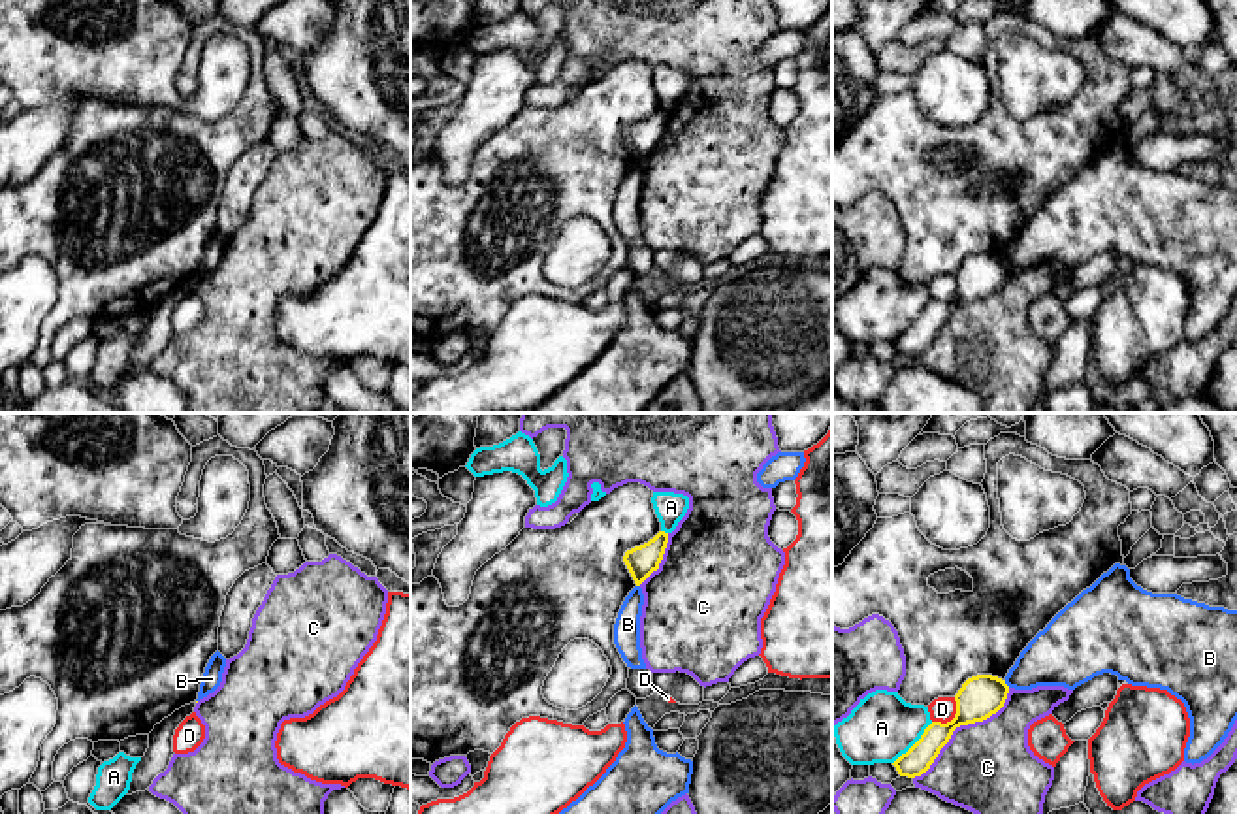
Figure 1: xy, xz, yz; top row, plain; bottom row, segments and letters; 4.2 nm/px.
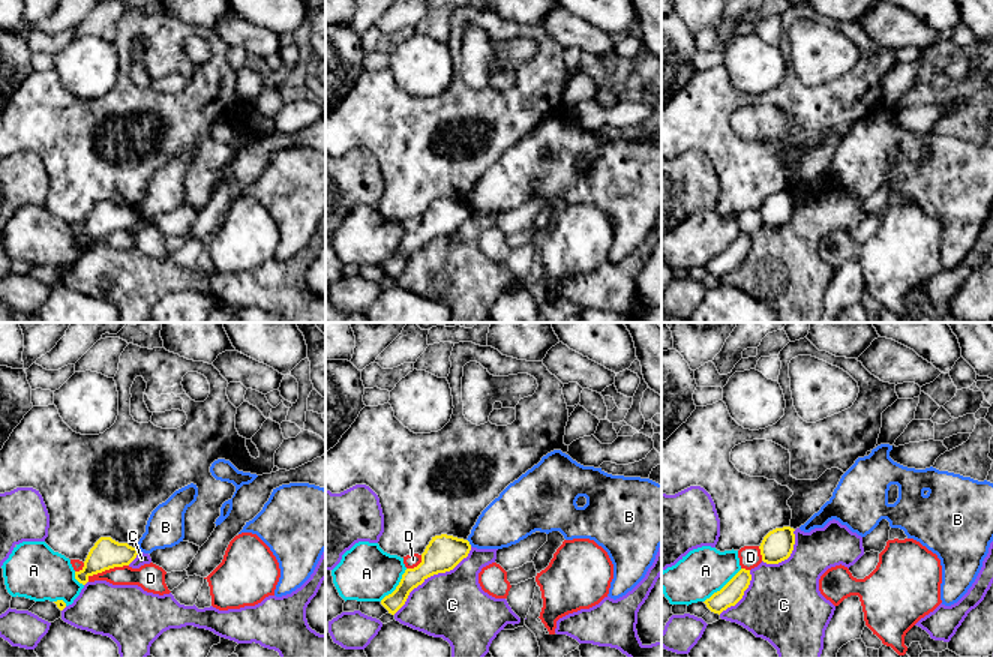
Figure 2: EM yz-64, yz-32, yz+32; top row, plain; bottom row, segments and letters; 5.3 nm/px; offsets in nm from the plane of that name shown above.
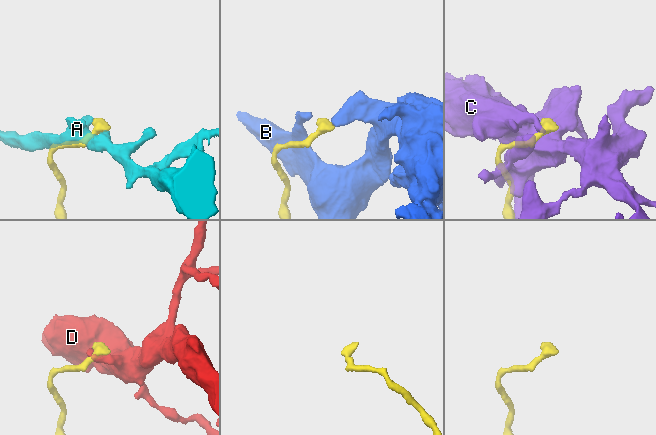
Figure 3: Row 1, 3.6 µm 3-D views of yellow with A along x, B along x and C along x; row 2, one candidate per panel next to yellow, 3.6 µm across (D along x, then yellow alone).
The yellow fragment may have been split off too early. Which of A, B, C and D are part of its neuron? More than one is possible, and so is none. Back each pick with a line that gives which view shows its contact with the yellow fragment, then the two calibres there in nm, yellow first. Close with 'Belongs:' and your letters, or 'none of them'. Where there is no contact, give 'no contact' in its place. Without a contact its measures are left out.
Belongs: none of them

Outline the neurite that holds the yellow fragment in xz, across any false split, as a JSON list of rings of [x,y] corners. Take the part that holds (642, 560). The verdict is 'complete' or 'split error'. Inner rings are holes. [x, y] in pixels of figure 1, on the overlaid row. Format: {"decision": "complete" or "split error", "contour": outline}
{"decision": "complete", "contour": [[[659,531],[648,543],[625,552],[623,562],[636,586],[640,586],[653,571],[659,569],[667,543],[668,533]]]}

